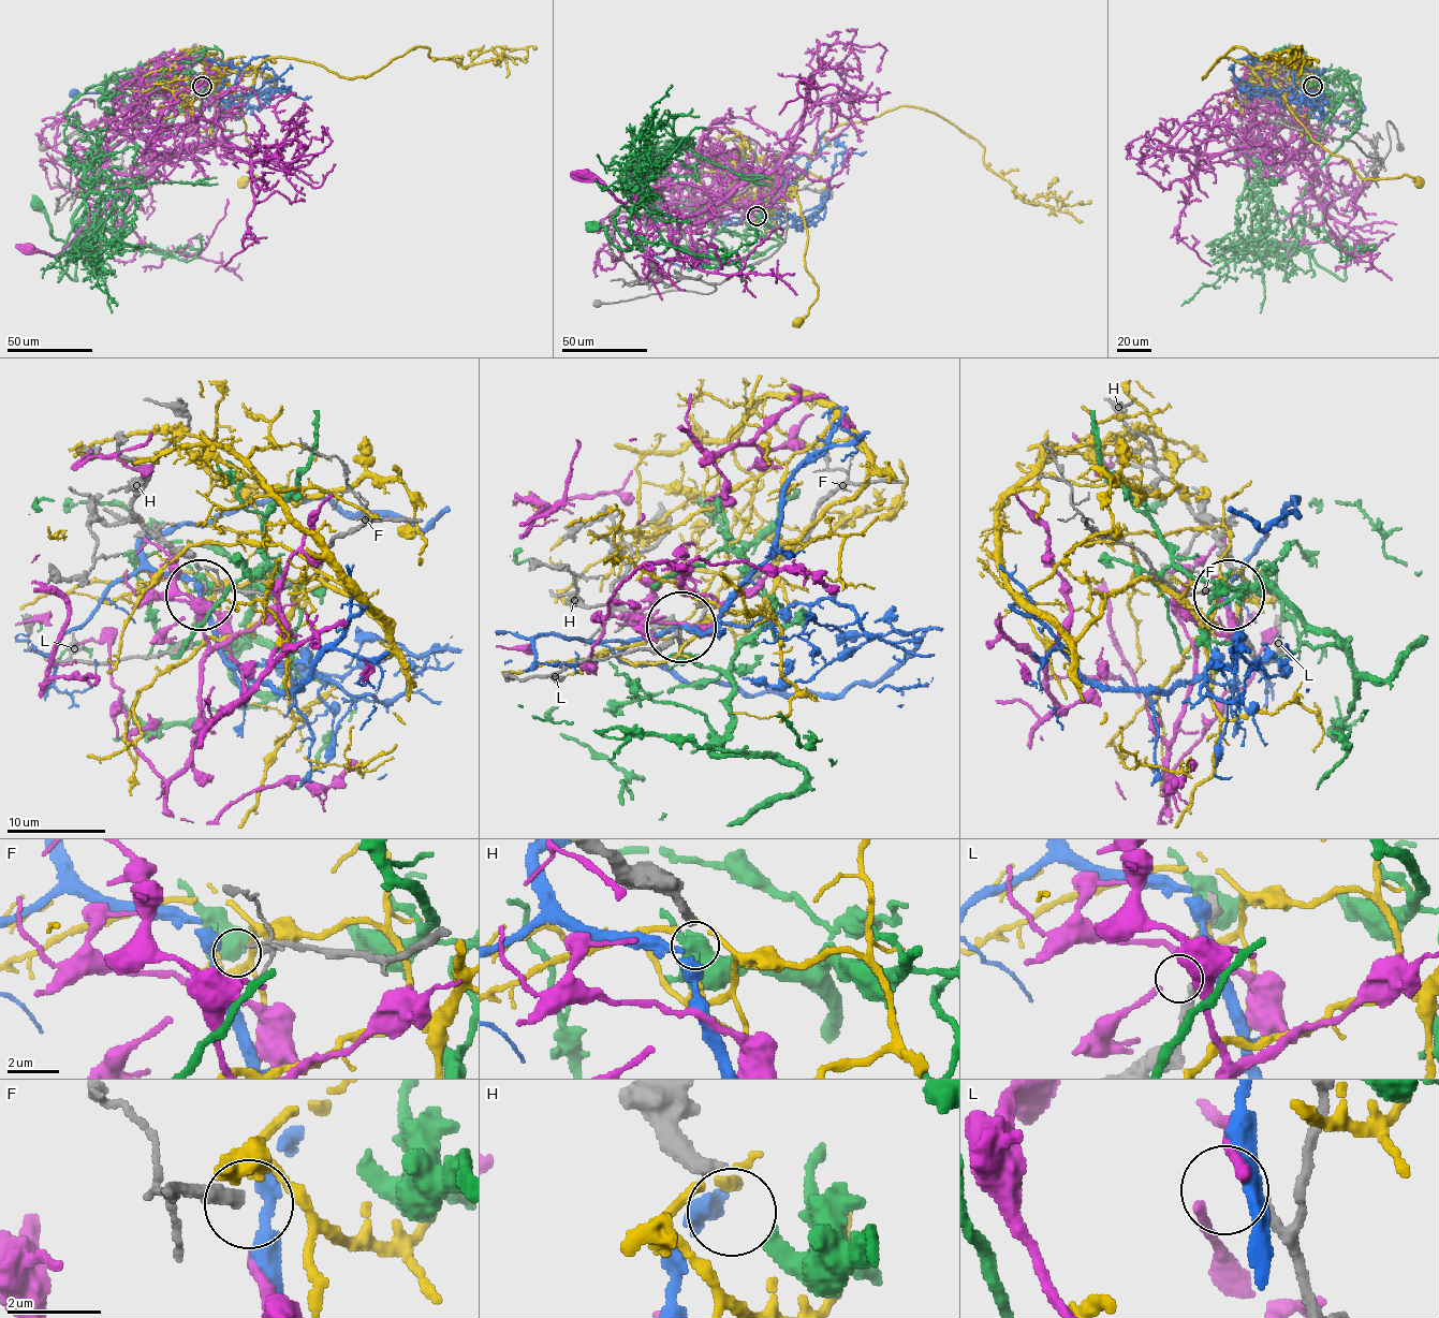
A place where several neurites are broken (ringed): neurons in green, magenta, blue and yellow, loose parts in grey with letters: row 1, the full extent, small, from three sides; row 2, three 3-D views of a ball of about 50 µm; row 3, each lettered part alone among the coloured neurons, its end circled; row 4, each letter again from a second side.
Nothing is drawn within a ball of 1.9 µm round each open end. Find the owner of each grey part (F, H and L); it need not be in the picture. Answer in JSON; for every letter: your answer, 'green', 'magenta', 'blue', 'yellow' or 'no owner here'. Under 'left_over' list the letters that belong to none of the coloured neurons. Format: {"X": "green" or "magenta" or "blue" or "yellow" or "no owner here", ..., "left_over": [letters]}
{"F": "blue", "H": "green", "L": "no owner here", "left_over": ["L"]}

